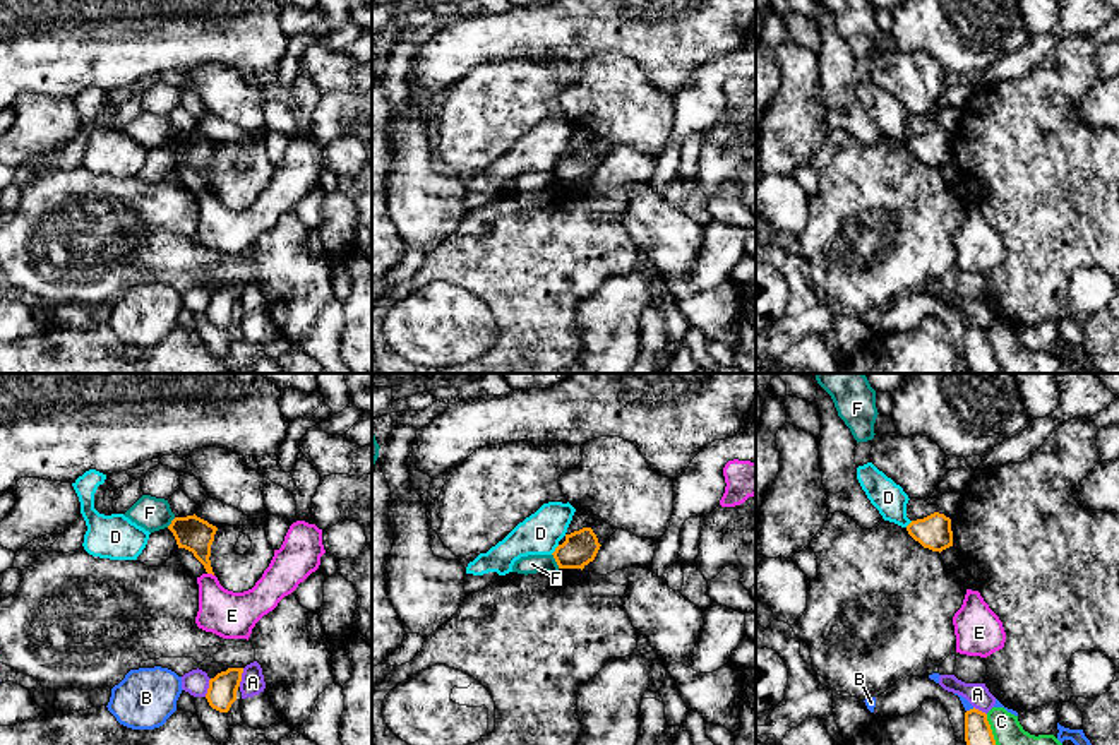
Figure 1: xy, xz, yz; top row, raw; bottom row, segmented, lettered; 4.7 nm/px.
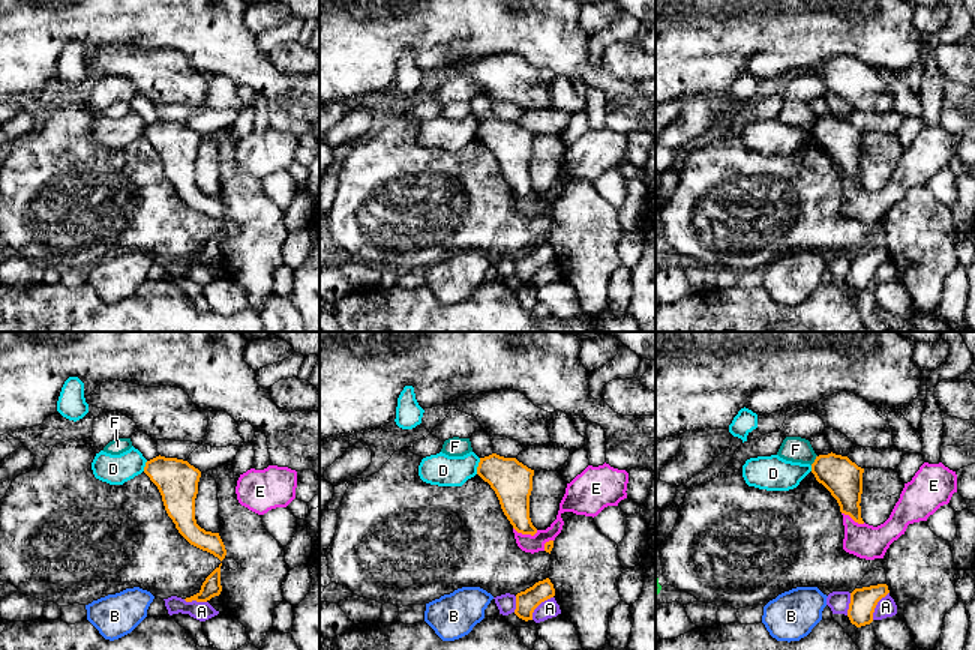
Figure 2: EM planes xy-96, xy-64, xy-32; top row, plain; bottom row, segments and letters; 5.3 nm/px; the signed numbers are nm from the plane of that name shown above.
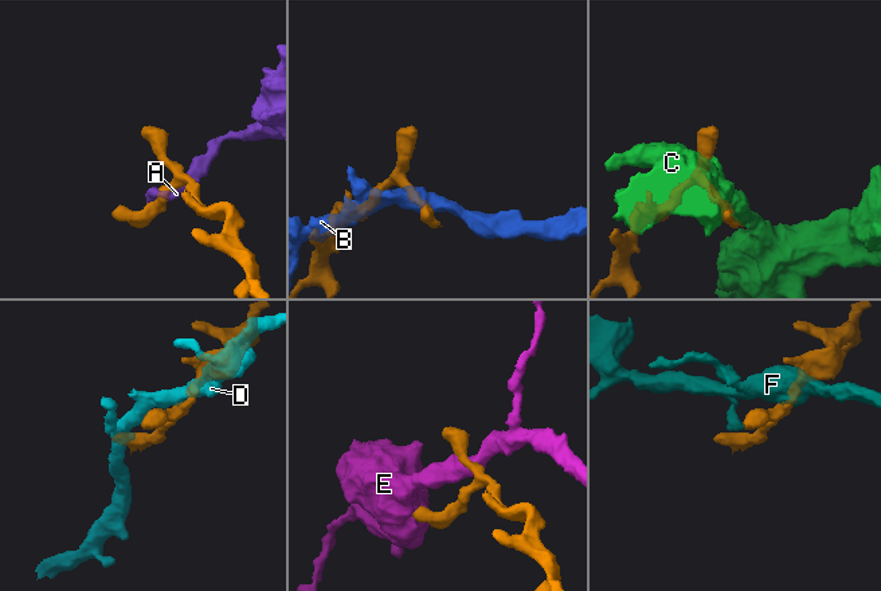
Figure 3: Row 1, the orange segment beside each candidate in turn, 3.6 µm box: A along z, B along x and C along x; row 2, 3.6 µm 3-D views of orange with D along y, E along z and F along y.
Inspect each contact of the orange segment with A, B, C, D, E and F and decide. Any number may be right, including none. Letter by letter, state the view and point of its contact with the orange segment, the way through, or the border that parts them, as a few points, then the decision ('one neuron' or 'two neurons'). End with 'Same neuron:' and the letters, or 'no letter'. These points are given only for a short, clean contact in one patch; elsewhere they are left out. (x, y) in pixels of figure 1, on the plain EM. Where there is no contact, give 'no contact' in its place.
A: xy (240, 293) | along xy (244, 285), (239, 302) | two neurons
B: yz (970, 326) | along yz (974, 324), (967, 327) | two neurons
C: yz (993, 351) | along yz (986, 331), (1001, 372) | two neurons
D: xz (556, 166) | along xz (559, 161), (550, 170) | two neurons
E: xy (211, 189) | along xy (208, 189), (213, 192) | two neurons
F: xz (556, 177) | along xz (552, 170), (559, 184) | two neurons
Same neuron: no letter

